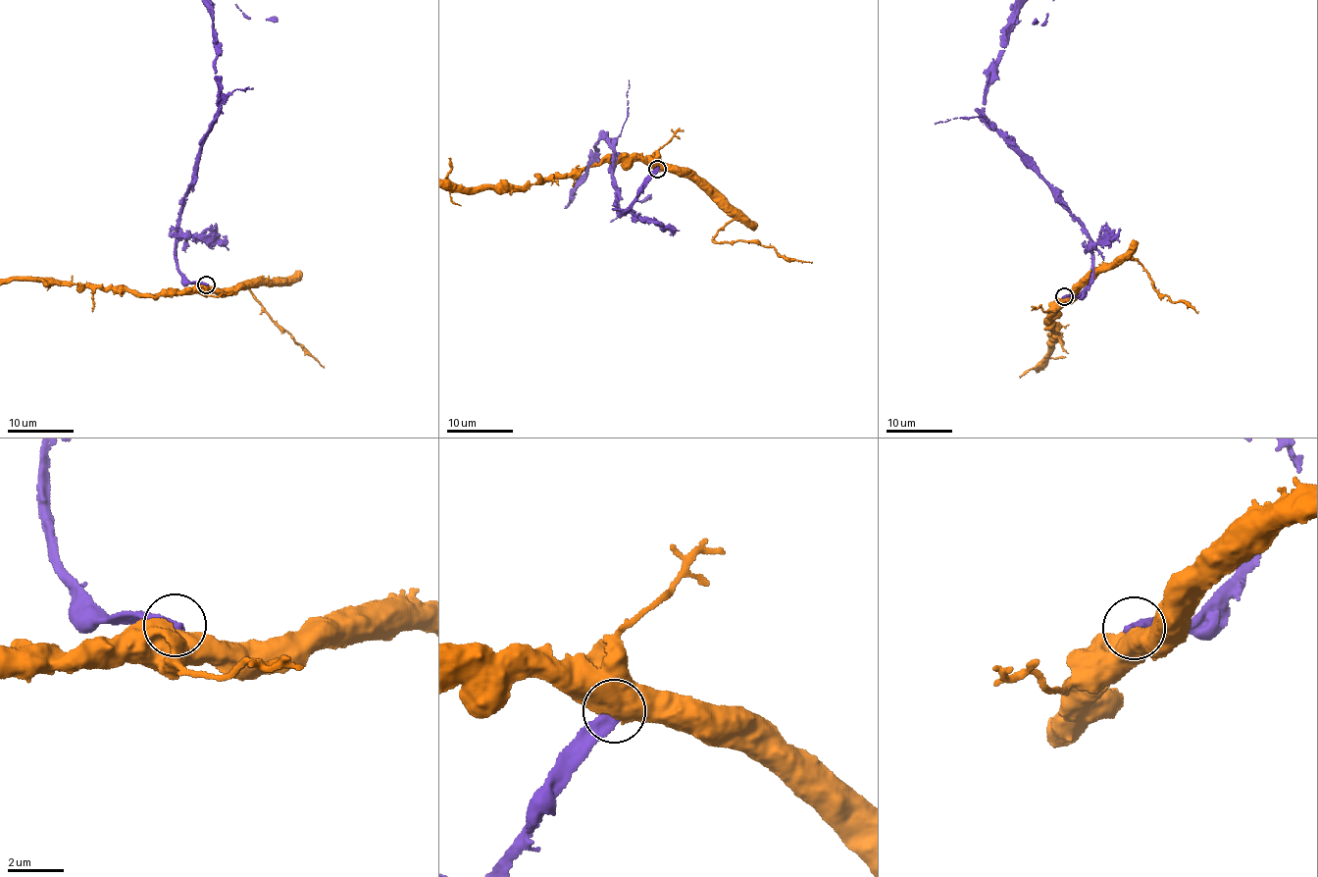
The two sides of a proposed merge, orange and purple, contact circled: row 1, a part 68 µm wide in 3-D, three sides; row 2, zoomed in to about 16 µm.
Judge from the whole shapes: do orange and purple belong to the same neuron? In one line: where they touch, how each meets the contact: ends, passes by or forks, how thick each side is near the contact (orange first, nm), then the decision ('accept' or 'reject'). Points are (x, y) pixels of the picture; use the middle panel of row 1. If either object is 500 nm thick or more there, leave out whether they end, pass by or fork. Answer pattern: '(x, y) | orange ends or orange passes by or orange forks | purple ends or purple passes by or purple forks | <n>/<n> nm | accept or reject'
(657, 169) | 850/440 nm | reject

